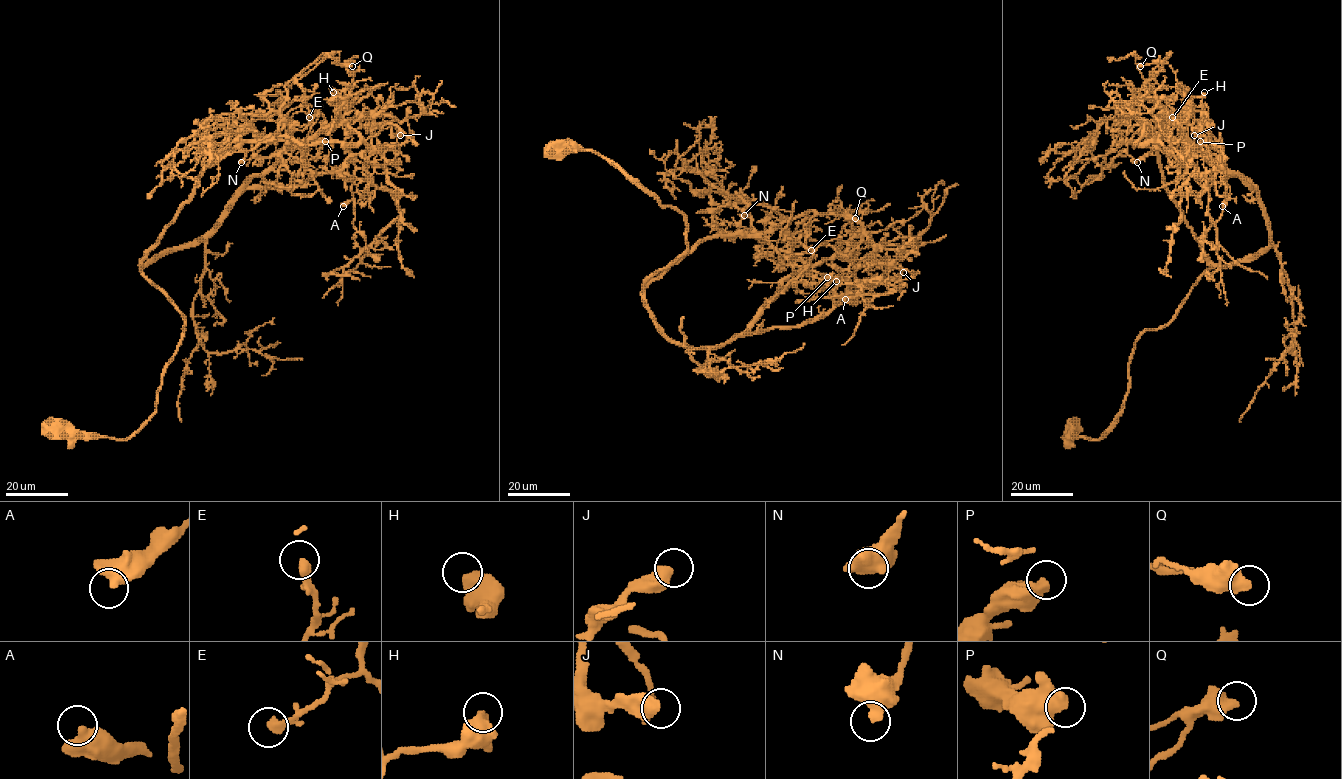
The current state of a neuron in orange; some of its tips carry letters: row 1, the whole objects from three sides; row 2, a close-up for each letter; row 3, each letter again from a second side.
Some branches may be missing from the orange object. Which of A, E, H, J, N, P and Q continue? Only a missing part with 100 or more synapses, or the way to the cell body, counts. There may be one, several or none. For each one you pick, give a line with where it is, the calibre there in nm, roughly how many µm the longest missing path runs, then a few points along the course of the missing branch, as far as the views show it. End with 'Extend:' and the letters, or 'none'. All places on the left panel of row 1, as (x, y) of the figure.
Extend: none

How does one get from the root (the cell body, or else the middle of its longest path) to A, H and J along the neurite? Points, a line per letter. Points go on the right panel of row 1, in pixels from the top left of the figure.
A: (1073, 427), (1098, 439), (1122, 412), (1136, 339), (1209, 269), (1270, 244), (1257, 190), (1220, 165), (1222, 206)
H: (1073, 427), (1098, 439), (1121, 414), (1136, 339), (1211, 266), (1156, 141), (1134, 144), (1191, 125), (1204, 92)
J: (1073, 427), (1098, 439), (1136, 339), (1270, 244), (1257, 190), (1194, 135)

